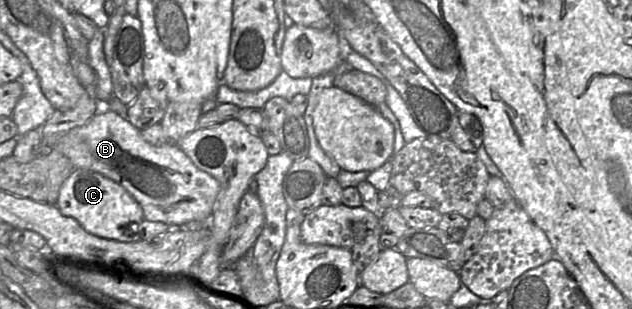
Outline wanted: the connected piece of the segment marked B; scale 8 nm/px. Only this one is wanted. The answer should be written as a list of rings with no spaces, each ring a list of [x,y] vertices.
[[[110,110],[100,111],[86,124],[72,129],[60,138],[53,149],[66,156],[74,169],[100,173],[124,187],[140,204],[146,220],[162,222],[171,228],[194,220],[210,220],[220,190],[219,182],[199,169],[177,144],[154,146],[144,140],[140,132],[141,130],[132,125],[128,119],[117,113]]]

